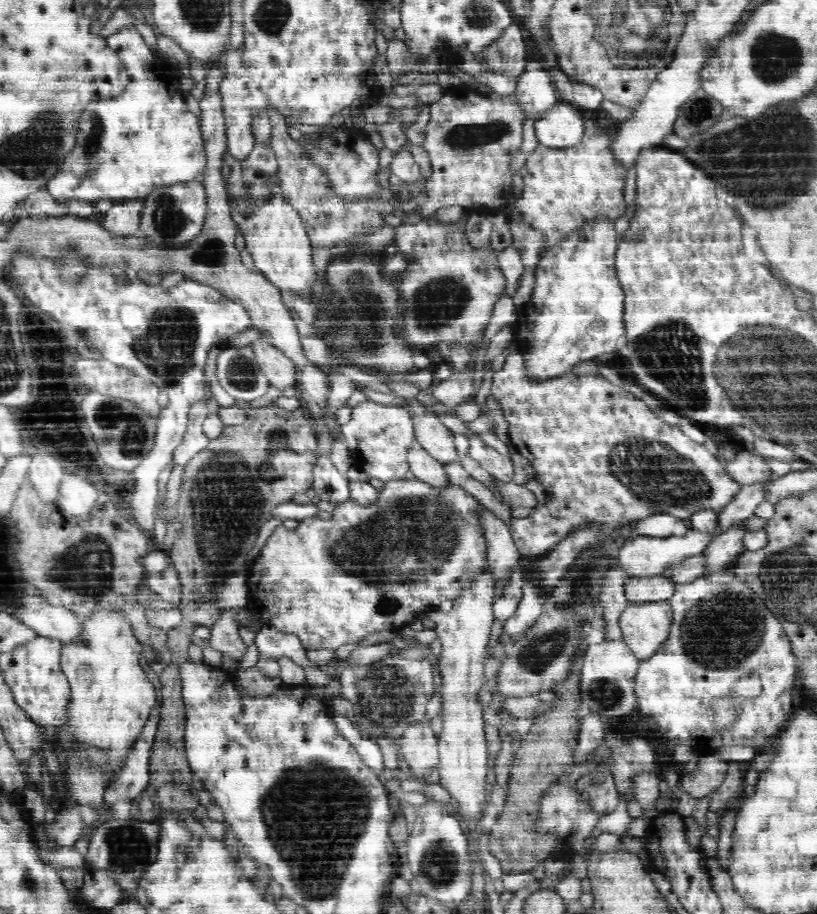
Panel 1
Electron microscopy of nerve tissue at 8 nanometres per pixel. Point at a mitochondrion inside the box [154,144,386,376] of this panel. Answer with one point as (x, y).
(212, 253)

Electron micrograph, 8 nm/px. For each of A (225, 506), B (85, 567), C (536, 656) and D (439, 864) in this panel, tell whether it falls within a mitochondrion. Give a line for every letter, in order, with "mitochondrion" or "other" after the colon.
A: mitochondrion
B: mitochondrion
C: mitochondrion
D: mitochondrion

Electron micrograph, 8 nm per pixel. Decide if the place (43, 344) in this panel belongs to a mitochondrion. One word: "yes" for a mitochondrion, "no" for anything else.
yes

